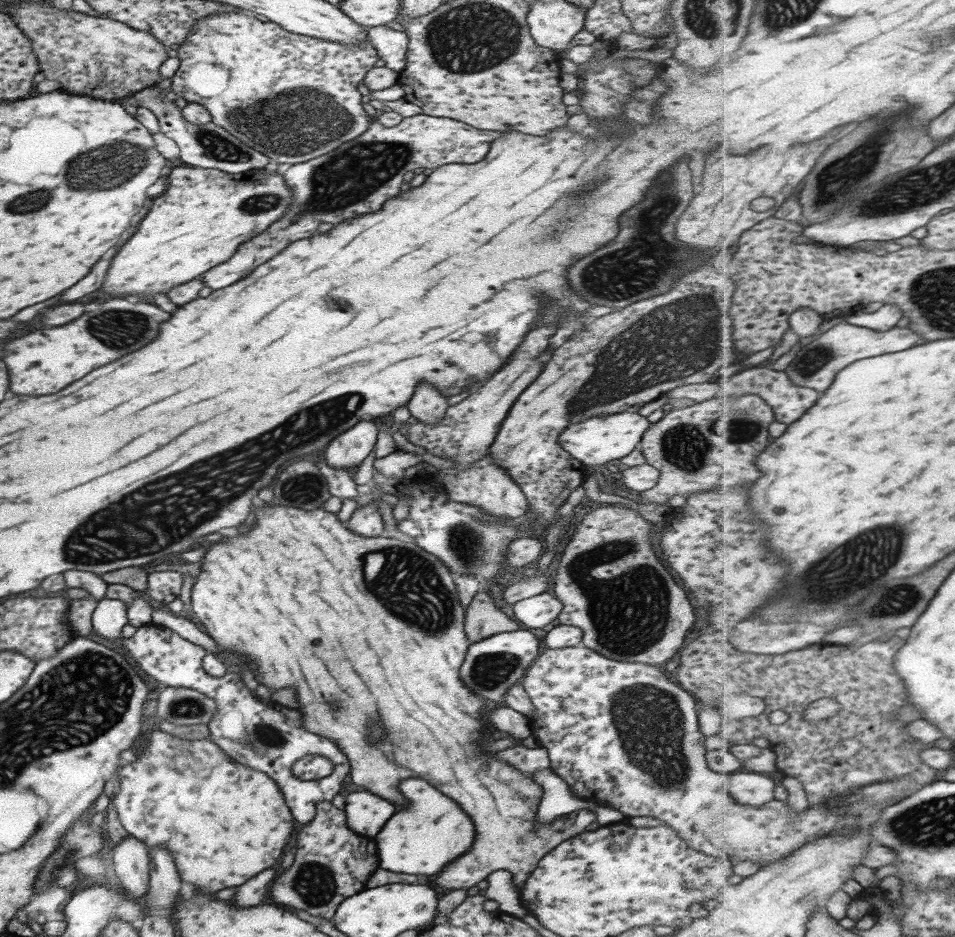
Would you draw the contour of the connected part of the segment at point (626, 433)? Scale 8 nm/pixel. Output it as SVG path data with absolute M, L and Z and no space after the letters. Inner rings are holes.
M617 412L615 414L597 414L577 424L568 424L558 436L558 443L573 459L585 467L609 464L620 460L634 449L648 427L646 417L639 412Z

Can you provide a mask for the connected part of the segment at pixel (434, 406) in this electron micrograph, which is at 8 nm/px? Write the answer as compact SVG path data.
M417 384L415 392L411 396L411 400L407 402L407 410L409 414L430 425L438 425L440 418L444 415L447 402L443 396L439 396L431 384Z

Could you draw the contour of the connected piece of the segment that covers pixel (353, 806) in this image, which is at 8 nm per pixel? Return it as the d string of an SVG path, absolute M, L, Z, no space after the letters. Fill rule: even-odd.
M369 792L349 793L343 806L347 828L361 836L375 836L393 812L395 806Z

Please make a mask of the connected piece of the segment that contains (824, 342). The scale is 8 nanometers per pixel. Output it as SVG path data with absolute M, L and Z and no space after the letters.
M844 322L833 326L798 351L785 371L788 372L795 384L809 386L809 388L815 388L819 392L825 392L833 384L835 376L845 366L849 366L857 360L863 360L863 358L873 358L873 356L881 356L881 354L887 354L887 352L891 354L891 352L901 352L901 350L914 348L921 339L921 336L917 335L917 332L913 332L909 326L906 328L897 326L889 332L877 332L877 330L871 330L871 328L858 327Z

